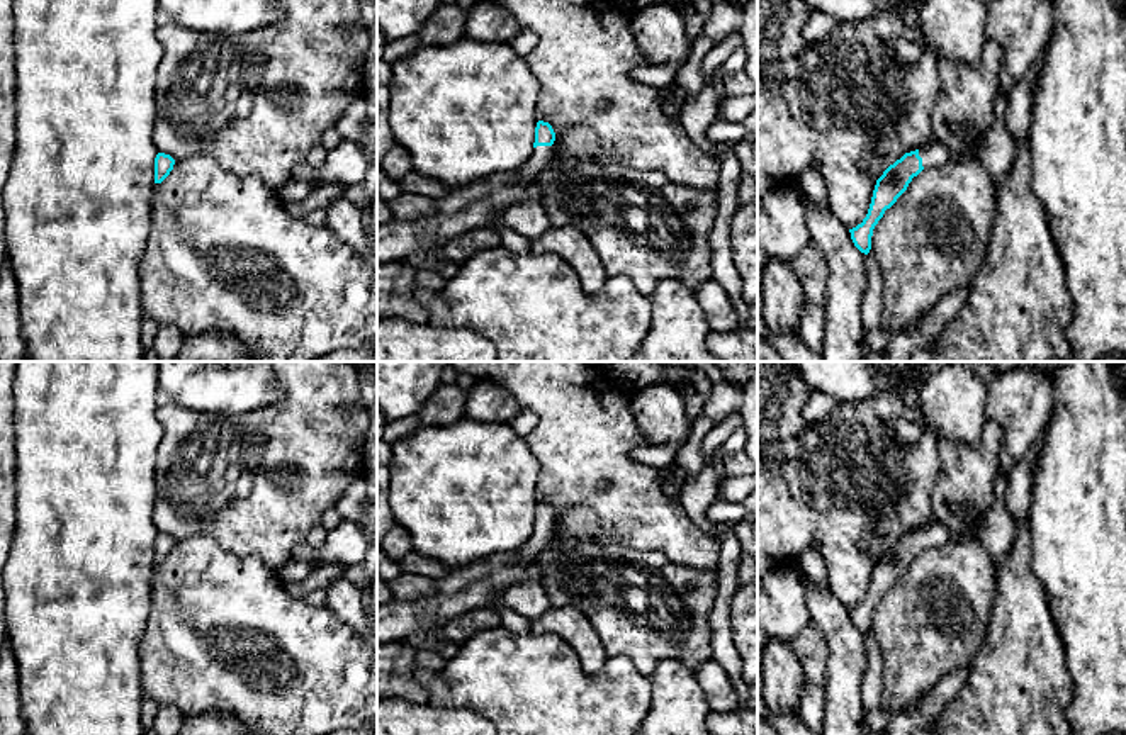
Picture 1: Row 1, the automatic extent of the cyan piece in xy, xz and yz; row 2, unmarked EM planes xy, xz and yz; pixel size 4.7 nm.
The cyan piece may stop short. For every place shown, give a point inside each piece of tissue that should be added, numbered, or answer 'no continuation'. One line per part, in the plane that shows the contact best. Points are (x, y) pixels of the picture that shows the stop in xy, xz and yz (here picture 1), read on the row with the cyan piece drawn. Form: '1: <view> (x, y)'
1: yz (933, 155)

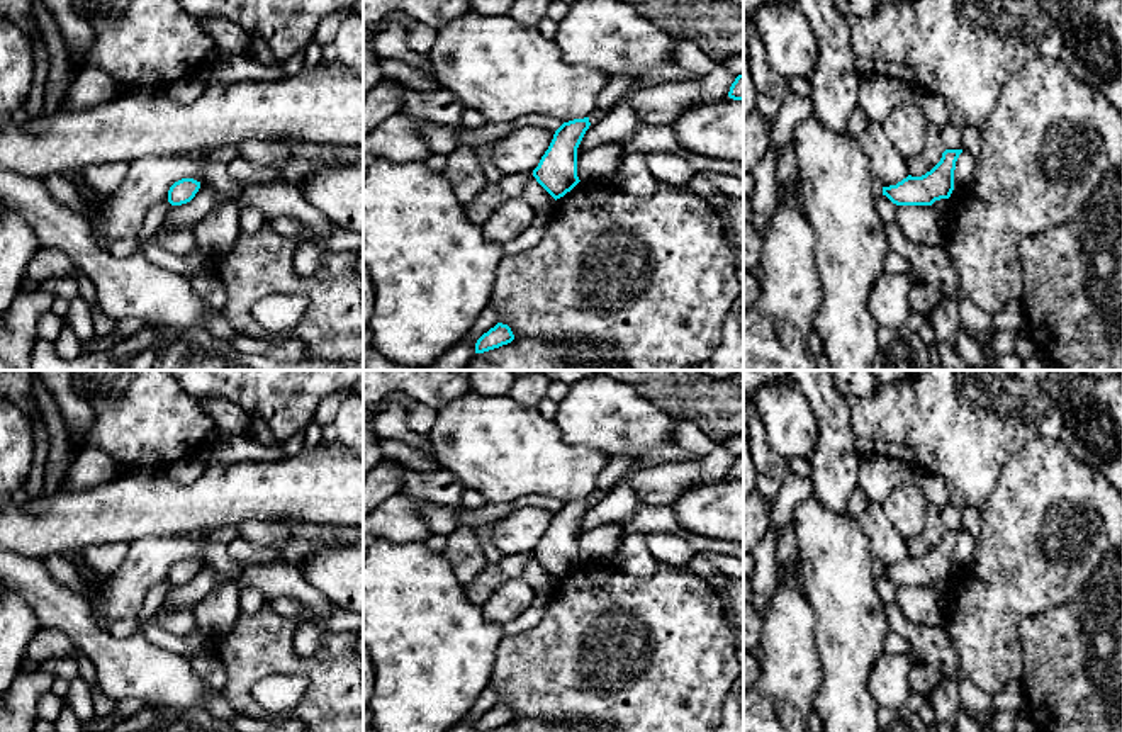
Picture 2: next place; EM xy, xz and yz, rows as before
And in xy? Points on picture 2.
no continuation

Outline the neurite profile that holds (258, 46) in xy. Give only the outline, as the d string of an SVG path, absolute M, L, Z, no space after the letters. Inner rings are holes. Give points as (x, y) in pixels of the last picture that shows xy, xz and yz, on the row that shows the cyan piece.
M250 34L250 49L255 56L255 61L272 66L272 65L282 65L287 76L297 75L304 70L304 59L306 59L306 49L300 49L295 53L295 56L290 61L278 61L272 49L268 48L266 41L256 34Z

